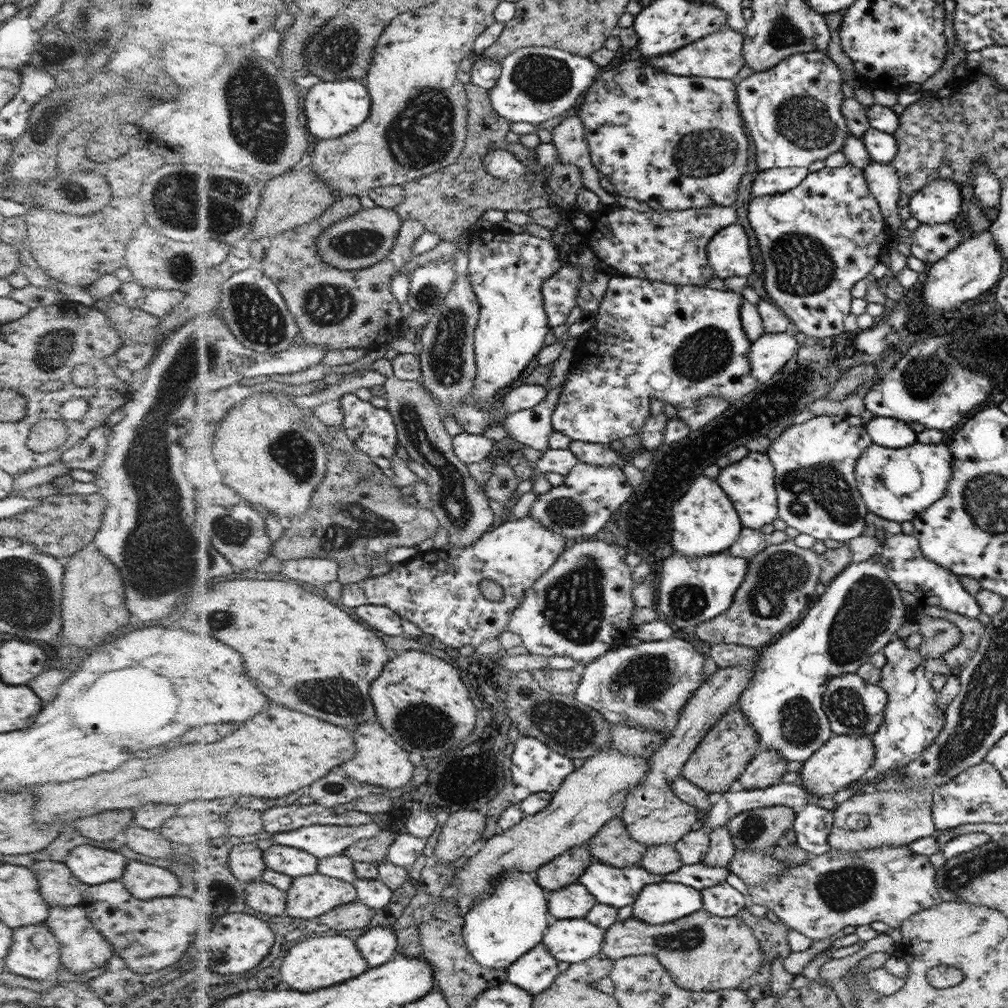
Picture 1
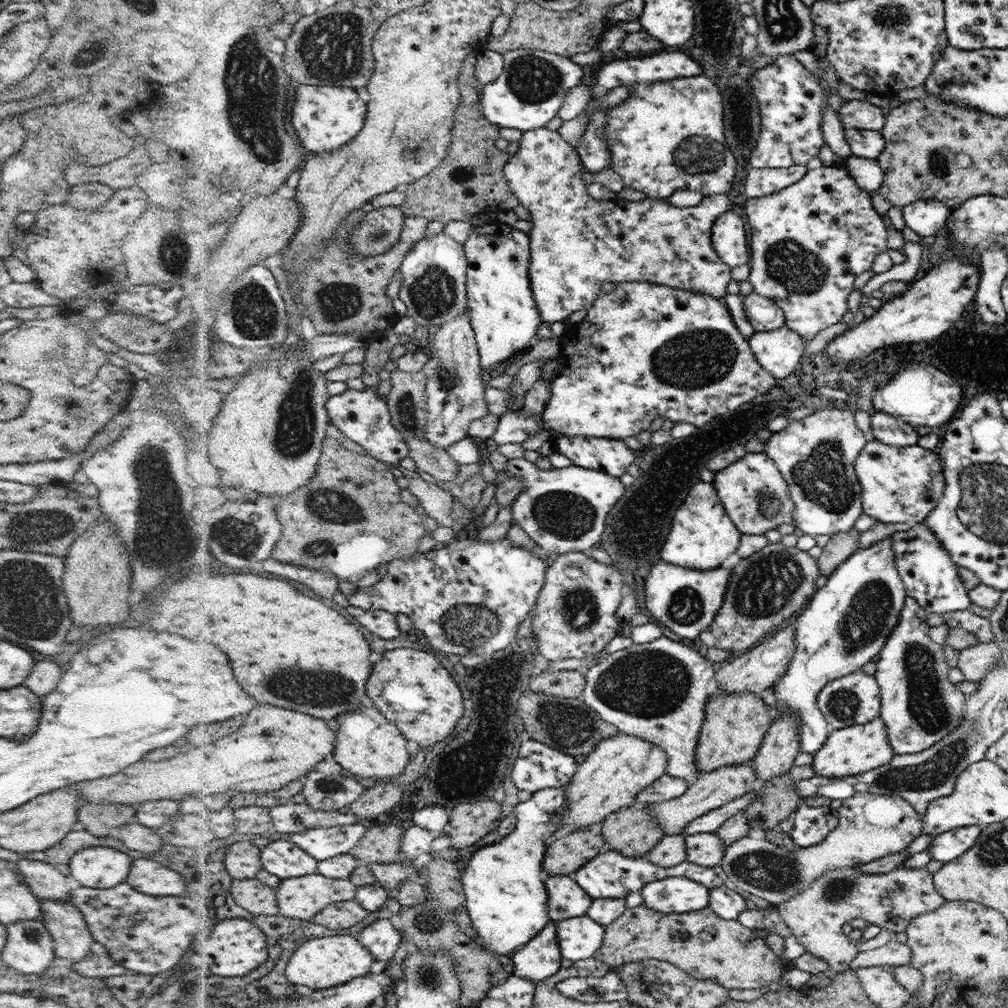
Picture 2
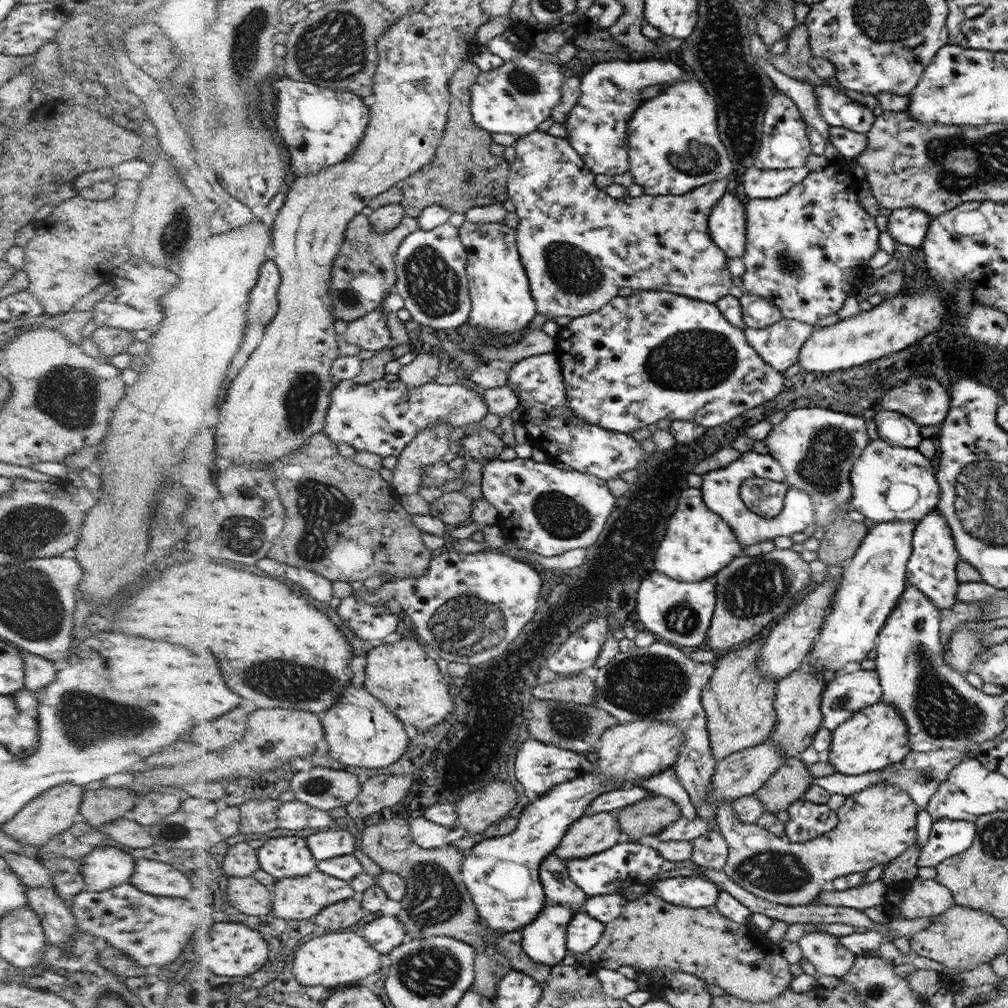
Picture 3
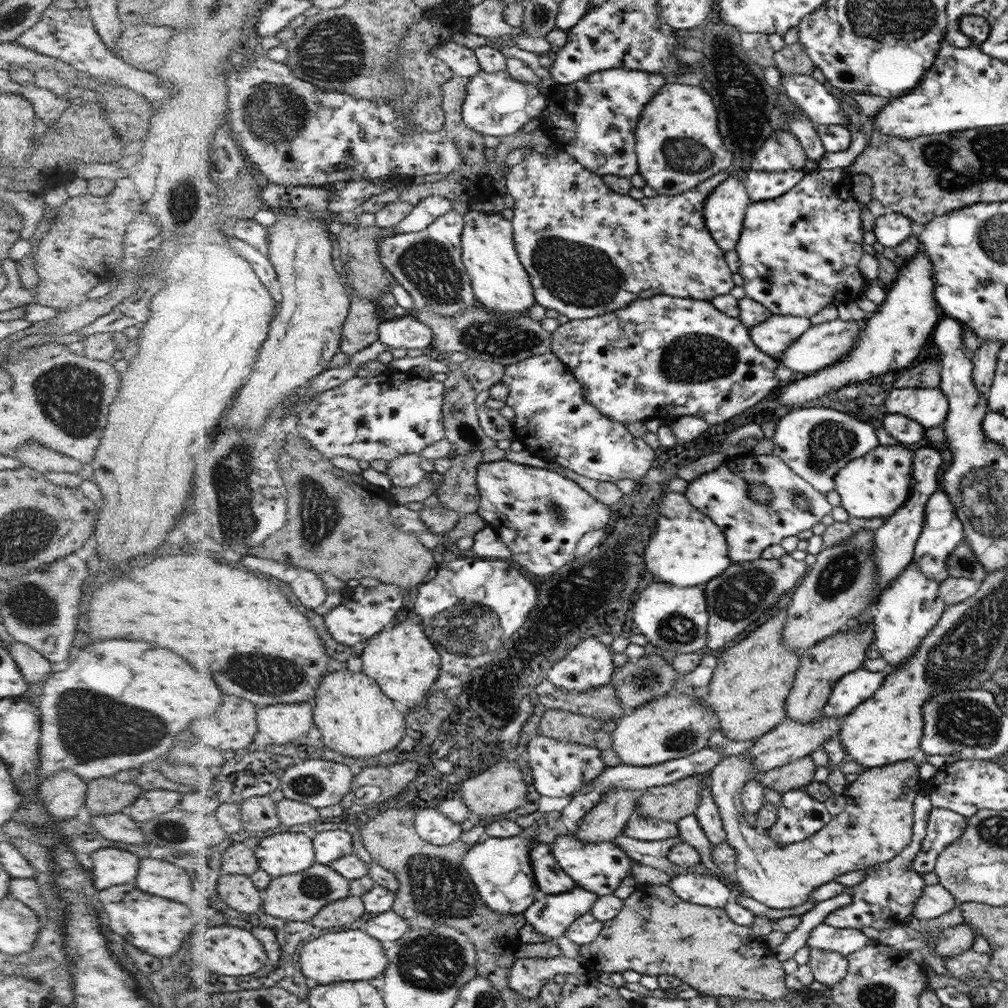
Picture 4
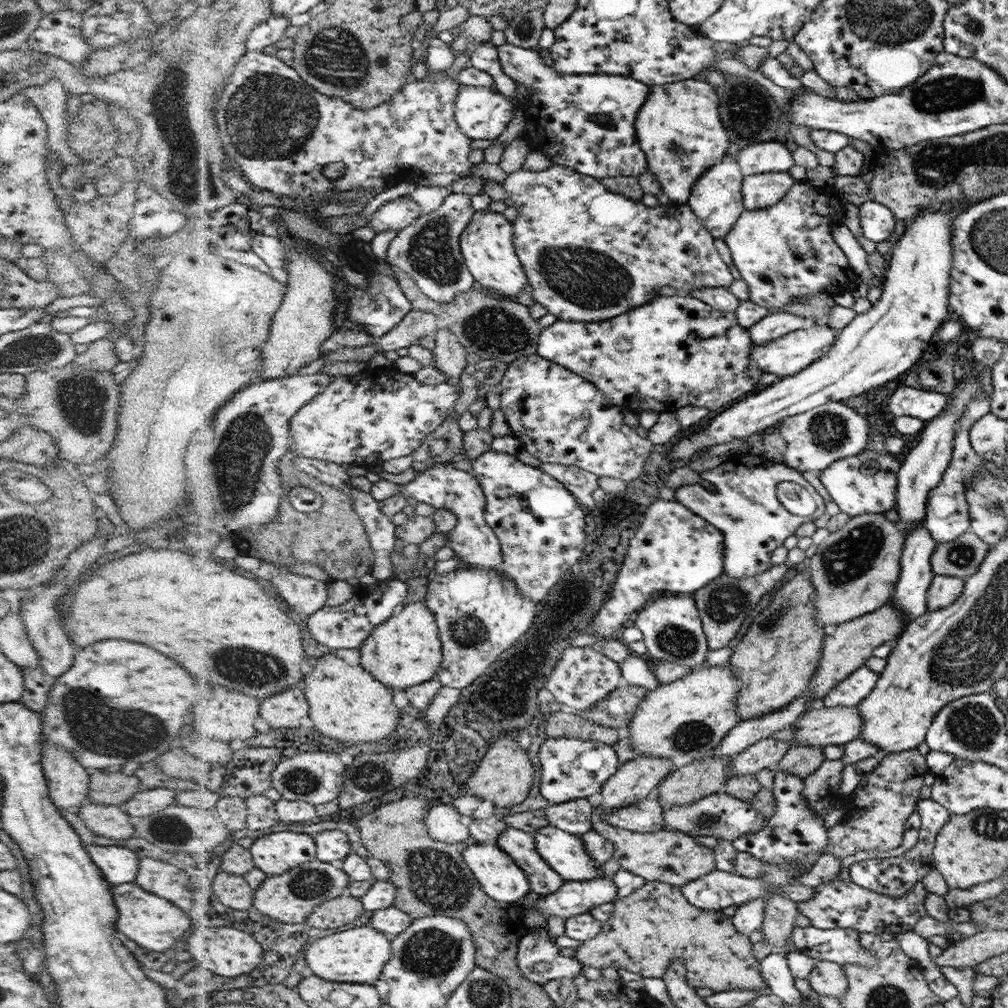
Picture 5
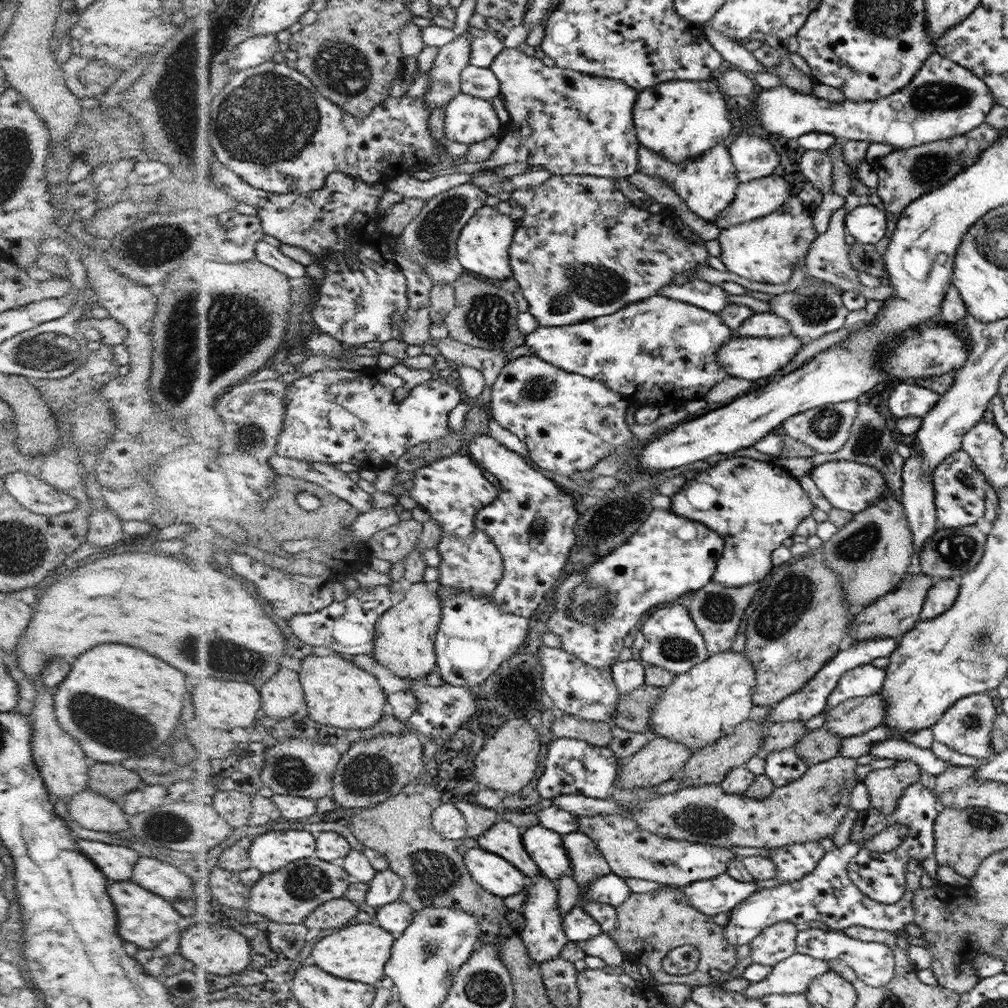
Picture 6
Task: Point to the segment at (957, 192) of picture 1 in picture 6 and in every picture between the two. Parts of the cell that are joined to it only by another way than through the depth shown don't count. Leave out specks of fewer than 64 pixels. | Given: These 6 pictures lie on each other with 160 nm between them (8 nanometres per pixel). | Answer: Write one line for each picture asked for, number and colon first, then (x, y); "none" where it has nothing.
2: (925, 217)
3: (909, 226)
4: (891, 229)
5: (877, 221)
6: (866, 223)

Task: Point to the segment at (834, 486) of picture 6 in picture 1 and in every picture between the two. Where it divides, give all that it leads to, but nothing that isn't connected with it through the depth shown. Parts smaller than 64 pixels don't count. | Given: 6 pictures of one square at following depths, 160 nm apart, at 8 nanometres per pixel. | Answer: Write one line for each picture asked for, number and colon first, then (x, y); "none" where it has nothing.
1: (898, 484)
2: (898, 484)
3: (890, 484)
4: (875, 486)
5: (866, 483)

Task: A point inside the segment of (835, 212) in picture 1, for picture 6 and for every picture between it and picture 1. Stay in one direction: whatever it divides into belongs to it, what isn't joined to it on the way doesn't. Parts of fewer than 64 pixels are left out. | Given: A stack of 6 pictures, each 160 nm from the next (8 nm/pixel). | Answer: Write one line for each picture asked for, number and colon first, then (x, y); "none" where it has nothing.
2: (810, 241)
3: (807, 249)
4: (799, 253)
5: (785, 251)
6: (767, 250)

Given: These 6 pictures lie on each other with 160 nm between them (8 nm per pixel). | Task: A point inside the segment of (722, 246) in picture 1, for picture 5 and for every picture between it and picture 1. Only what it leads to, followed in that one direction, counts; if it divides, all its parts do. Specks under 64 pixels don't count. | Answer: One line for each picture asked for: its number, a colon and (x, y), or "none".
2: (730, 237)
3: (727, 225)
4: (725, 212)
5: (717, 198)

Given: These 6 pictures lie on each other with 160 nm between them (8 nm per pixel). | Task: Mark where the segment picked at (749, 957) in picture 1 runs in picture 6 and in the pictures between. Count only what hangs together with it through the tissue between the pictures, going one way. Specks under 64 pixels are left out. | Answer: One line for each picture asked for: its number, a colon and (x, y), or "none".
2: (702, 943)
3: (650, 933)
4: (656, 932)
5: (656, 925)
6: (650, 924)

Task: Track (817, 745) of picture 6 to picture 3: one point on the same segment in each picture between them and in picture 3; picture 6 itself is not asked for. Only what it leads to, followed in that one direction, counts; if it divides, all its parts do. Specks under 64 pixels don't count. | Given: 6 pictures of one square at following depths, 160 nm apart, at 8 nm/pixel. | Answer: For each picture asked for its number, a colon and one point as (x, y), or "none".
3: (793, 779)
4: (798, 774)
5: (801, 762)

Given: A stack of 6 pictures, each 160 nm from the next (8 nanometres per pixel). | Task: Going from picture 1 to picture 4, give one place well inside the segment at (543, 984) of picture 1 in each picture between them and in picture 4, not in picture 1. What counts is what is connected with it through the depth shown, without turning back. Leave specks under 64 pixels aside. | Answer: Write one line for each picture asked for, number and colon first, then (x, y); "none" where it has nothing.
2: (538, 960)
3: (544, 940)
4: (551, 915)

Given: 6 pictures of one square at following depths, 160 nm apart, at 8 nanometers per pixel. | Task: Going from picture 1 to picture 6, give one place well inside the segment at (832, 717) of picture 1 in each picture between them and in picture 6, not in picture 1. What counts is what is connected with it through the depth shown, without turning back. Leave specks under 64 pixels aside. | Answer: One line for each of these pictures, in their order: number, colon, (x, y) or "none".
2: (855, 699)
3: (849, 693)
4: (855, 687)
5: (858, 685)
6: (862, 681)

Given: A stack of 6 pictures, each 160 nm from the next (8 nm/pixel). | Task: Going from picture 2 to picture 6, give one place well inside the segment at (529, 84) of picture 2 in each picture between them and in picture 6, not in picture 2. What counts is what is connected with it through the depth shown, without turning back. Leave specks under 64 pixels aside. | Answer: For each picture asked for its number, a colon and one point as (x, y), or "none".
3: (514, 98)
4: (496, 104)
5: (482, 113)
6: (468, 119)

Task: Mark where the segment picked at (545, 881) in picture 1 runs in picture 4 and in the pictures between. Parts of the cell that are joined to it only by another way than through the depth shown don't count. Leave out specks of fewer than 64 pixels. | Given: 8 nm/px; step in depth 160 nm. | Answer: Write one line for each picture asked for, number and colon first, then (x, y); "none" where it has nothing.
2: (566, 856)
3: (592, 833)
4: (607, 820)

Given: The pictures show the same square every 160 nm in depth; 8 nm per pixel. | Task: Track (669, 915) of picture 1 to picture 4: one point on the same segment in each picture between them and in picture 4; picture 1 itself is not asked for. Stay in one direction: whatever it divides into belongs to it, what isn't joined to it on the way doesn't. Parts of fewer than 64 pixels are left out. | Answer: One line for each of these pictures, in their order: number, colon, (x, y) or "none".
2: (678, 895)
3: (694, 892)
4: (701, 889)

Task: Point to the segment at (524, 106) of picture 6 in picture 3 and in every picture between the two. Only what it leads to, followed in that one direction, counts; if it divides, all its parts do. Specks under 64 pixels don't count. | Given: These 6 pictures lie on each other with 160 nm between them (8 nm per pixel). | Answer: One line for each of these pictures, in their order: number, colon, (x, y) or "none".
3: (610, 92)
4: (594, 119)
5: (586, 121)

